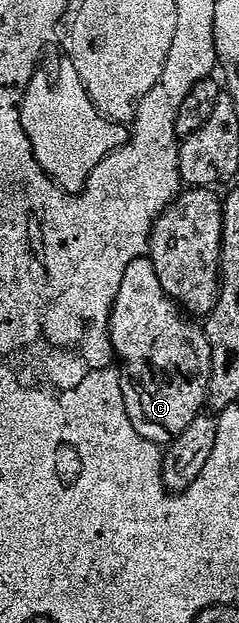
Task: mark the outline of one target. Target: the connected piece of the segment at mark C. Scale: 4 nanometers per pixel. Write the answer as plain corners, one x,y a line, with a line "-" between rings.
149,257
131,260
131,264
123,268
123,280
119,280
119,292
115,292
107,323
109,339
121,371
121,391
127,416
139,436
158,444
167,444
179,436
179,432
183,432
183,428
187,428
206,405
211,350
204,329
193,322
196,321
186,317
177,303
163,292
163,284
159,284
159,276
155,276
153,261

